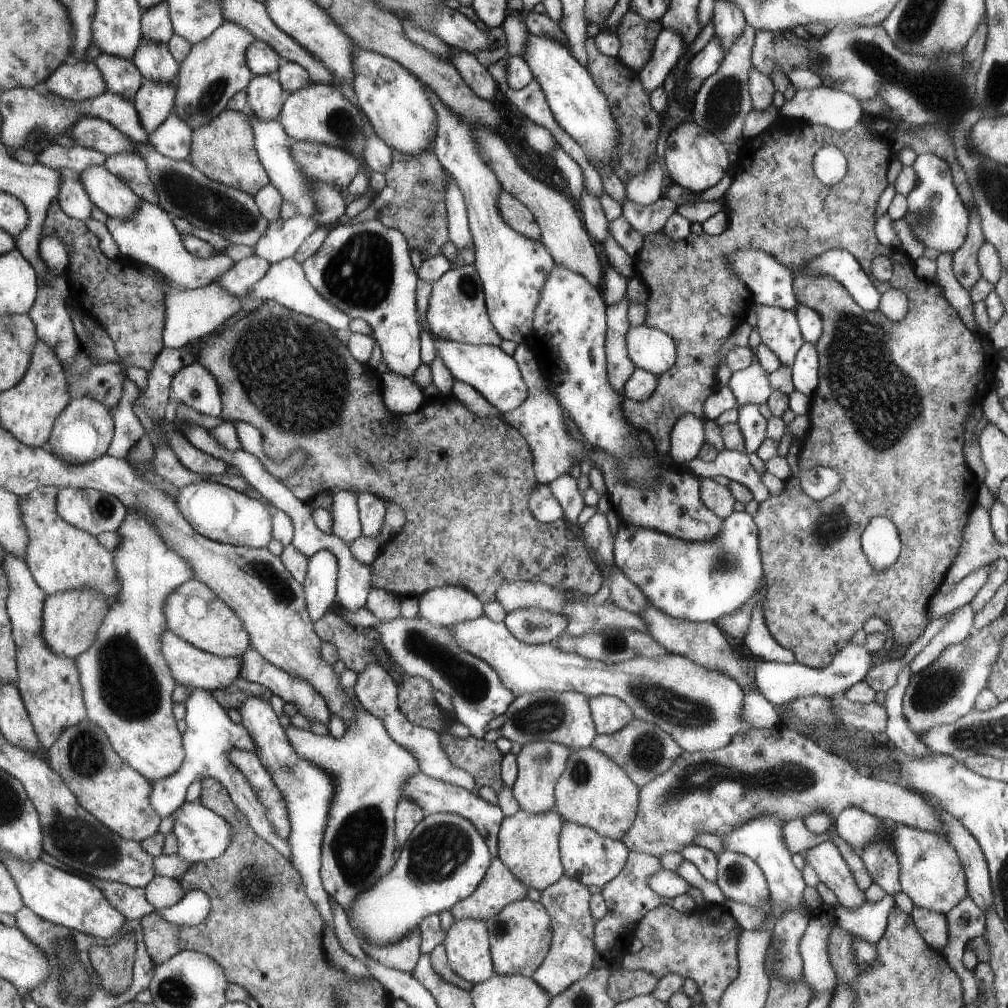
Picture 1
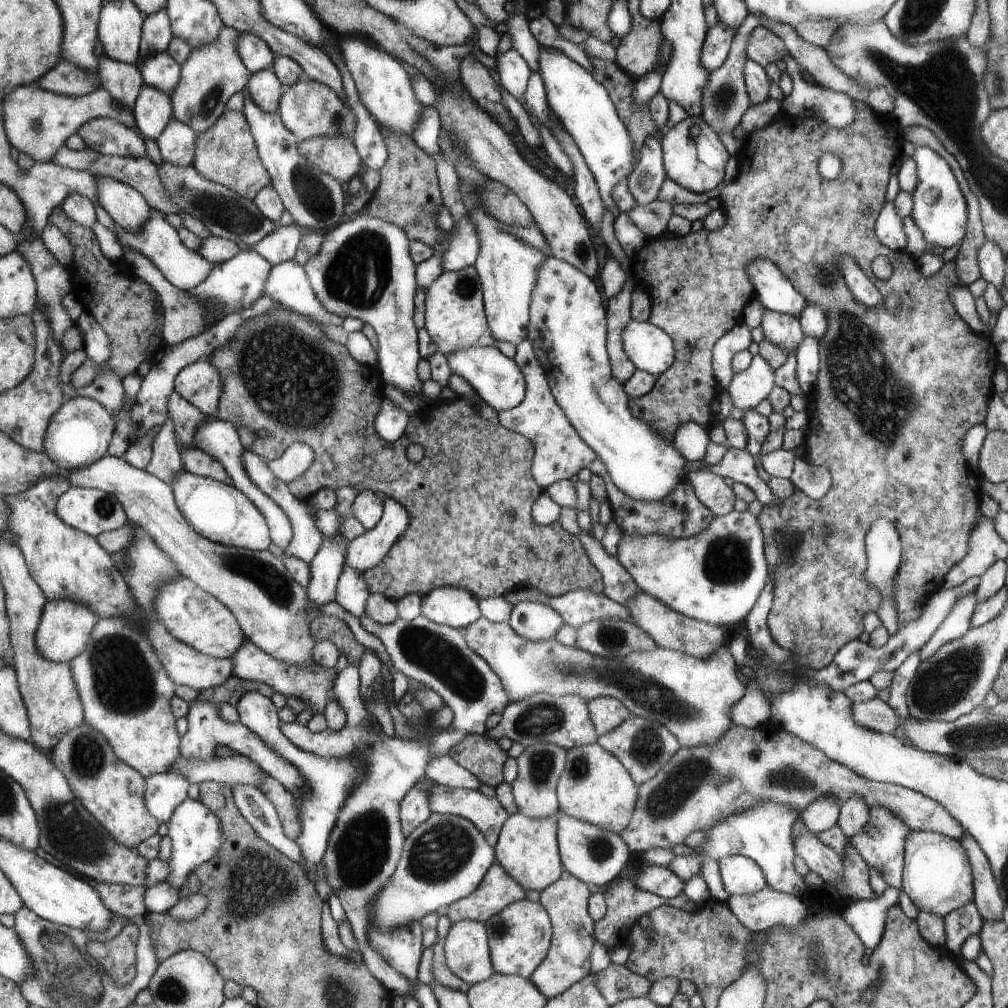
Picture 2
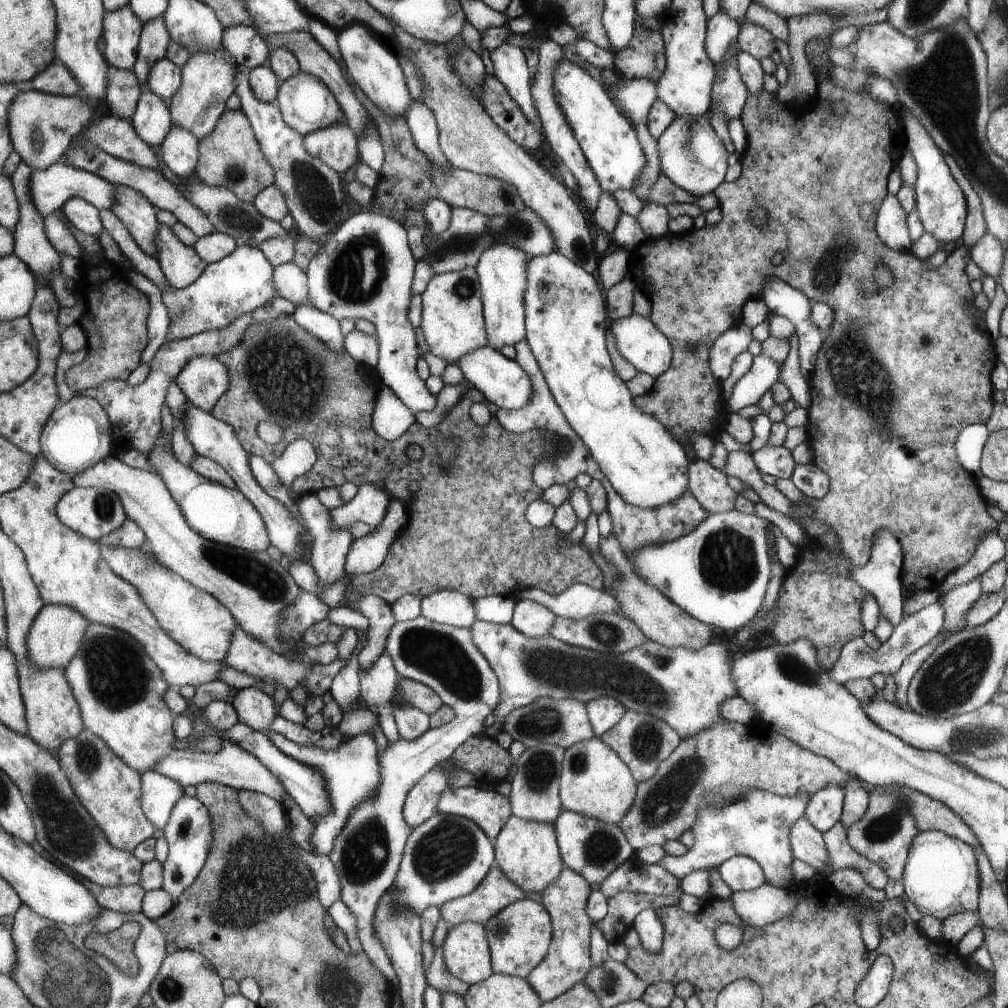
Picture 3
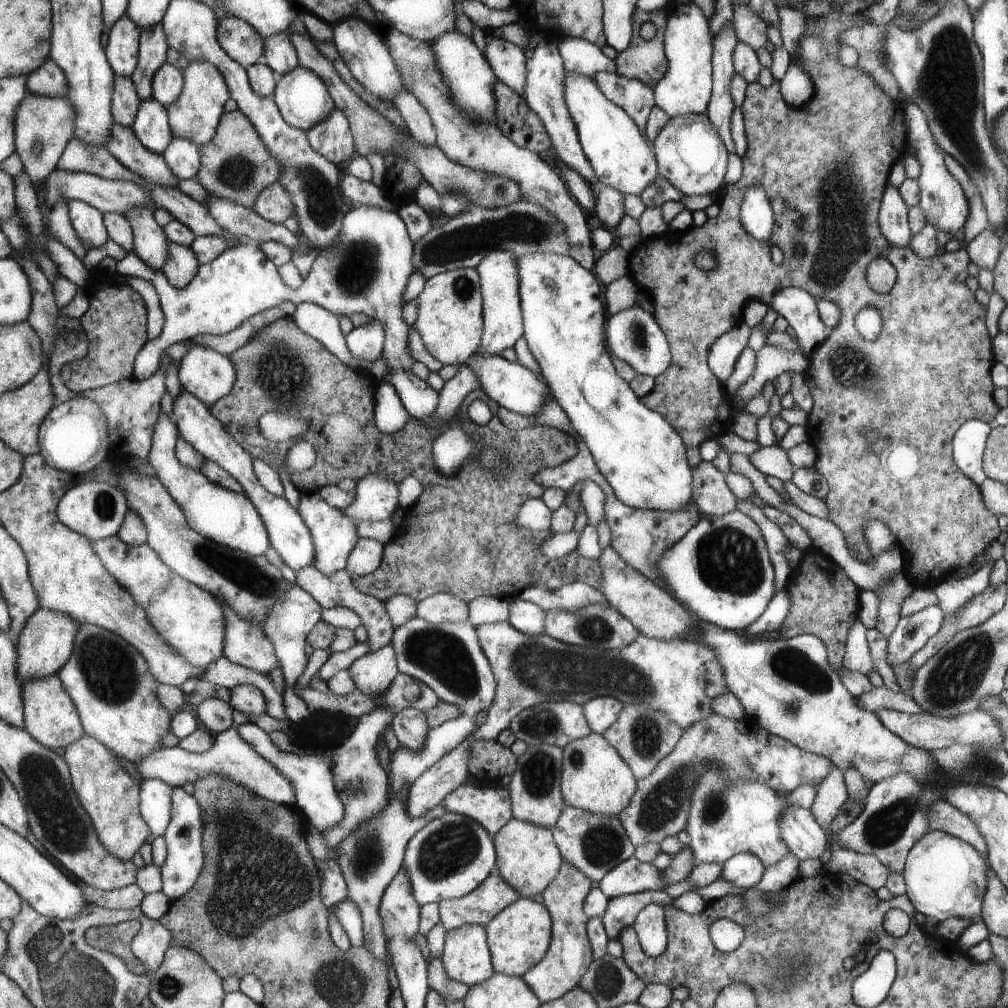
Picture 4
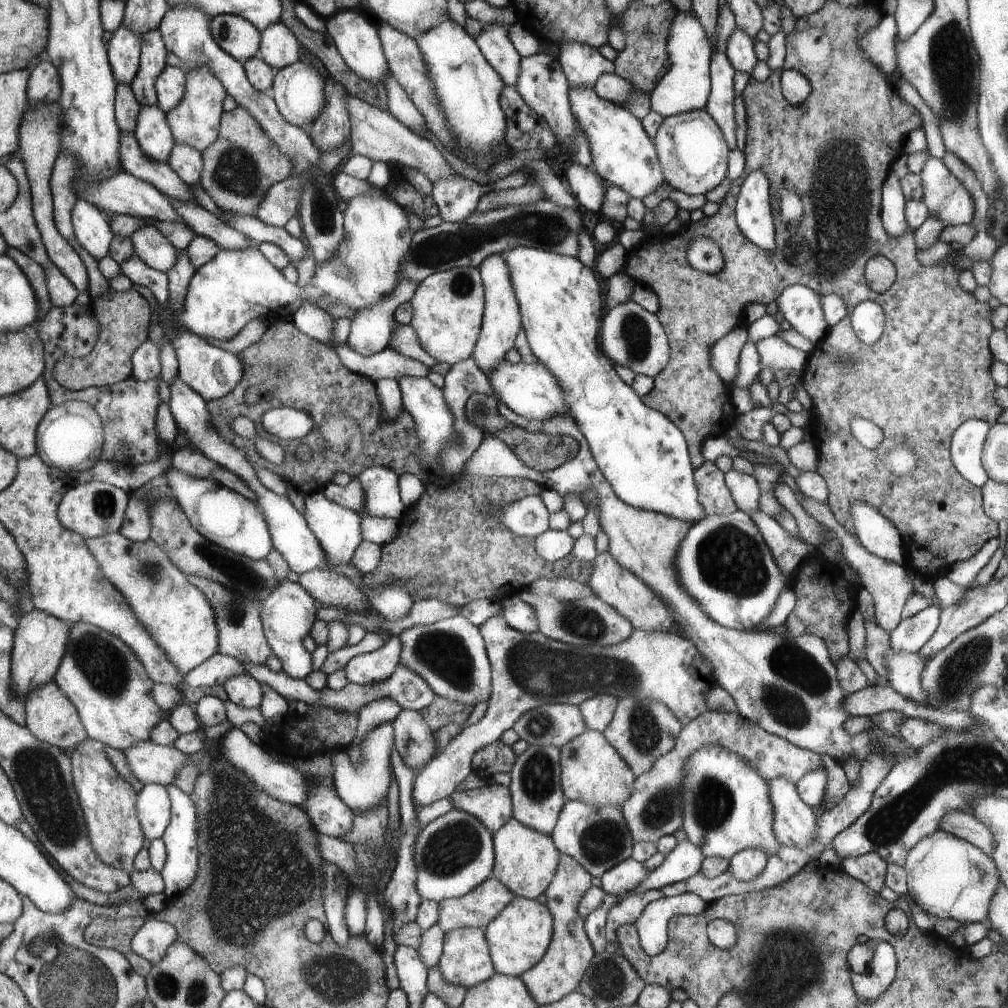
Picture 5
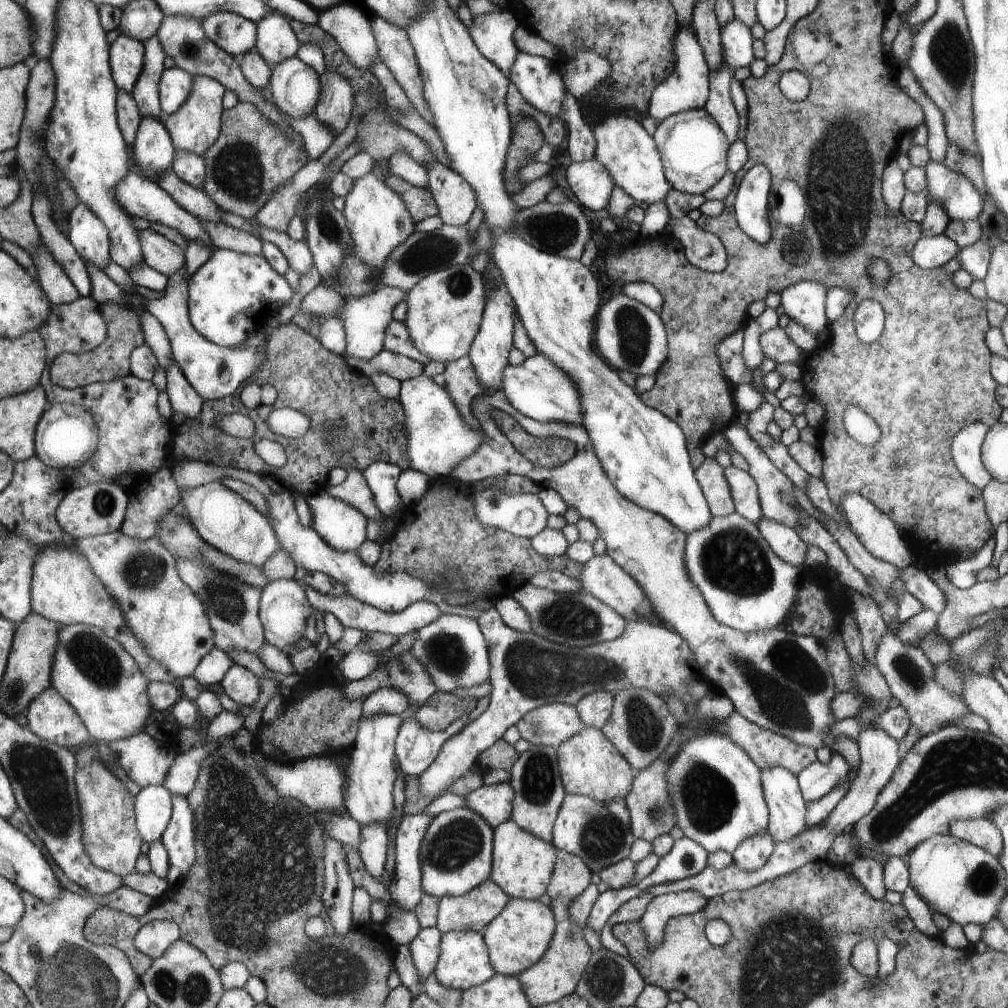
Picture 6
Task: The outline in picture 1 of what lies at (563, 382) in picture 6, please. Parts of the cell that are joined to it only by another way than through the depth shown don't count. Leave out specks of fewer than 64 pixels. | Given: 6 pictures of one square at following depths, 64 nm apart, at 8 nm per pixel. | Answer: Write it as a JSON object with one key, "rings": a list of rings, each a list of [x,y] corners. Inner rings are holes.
{"rings":[[[433,339],[436,356],[439,356],[451,377],[465,382],[499,412],[508,412],[516,408],[527,398],[528,390],[520,374],[520,368],[512,356],[501,352],[501,349],[491,345],[467,345],[457,342]]]}

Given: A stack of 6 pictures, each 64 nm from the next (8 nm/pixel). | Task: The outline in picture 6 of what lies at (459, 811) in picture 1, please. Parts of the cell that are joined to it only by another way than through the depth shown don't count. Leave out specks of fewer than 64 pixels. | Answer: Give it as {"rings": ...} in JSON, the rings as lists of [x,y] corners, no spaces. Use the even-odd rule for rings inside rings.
{"rings":[[[509,782],[481,785],[464,796],[465,807],[479,813],[494,829],[511,818],[514,794]]]}

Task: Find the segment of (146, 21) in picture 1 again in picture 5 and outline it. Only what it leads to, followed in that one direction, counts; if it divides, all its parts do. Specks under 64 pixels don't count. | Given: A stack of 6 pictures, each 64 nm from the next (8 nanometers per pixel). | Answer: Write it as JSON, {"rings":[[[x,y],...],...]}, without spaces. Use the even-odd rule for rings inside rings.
{"rings":[[[158,28],[148,30],[140,36],[139,67],[131,79],[132,92],[141,105],[156,104],[155,82],[164,70],[167,48]]]}

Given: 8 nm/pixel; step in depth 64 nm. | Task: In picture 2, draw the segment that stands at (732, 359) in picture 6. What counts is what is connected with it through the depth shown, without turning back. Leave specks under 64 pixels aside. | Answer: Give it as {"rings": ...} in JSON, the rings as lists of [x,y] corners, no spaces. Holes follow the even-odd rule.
{"rings":[[[741,321],[725,332],[720,340],[717,340],[712,349],[712,373],[720,381],[722,388],[727,388],[733,372],[731,371],[731,358],[741,350],[745,350],[751,344],[750,329]]]}

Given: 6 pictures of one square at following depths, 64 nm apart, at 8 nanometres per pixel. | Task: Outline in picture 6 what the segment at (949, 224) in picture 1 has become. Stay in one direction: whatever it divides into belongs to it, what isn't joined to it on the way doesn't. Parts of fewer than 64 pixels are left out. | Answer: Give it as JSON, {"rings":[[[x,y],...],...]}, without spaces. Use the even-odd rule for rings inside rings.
{"rings":[[[927,161],[926,197],[941,204],[943,212],[951,221],[977,219],[982,205],[980,192],[958,172],[948,168],[938,168],[935,161]]]}

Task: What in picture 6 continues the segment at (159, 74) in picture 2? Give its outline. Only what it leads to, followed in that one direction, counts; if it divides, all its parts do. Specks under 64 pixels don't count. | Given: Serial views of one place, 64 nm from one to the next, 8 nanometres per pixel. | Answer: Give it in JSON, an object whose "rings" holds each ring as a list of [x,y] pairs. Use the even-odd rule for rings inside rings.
{"rings":[[[177,66],[164,69],[159,80],[160,109],[165,114],[176,111],[188,98],[192,76]]]}

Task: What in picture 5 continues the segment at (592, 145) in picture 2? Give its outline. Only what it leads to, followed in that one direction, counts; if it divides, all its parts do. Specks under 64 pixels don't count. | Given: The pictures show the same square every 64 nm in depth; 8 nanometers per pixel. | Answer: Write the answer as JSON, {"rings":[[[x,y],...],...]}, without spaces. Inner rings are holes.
{"rings":[[[589,85],[568,87],[567,94],[570,111],[587,139],[594,172],[605,184],[620,188],[631,198],[642,199],[653,192],[664,181],[663,169],[641,121],[628,109],[601,98]]]}

